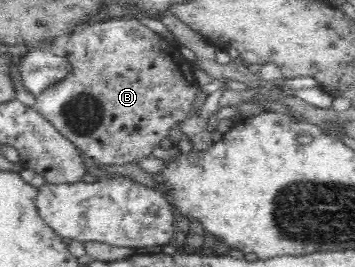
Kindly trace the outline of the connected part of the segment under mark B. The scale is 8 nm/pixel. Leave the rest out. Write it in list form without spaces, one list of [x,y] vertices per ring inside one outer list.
[[[118,18],[110,19],[90,26],[84,26],[74,30],[72,34],[67,37],[65,42],[66,52],[68,52],[68,59],[73,63],[73,71],[69,72],[64,79],[58,81],[56,84],[50,85],[46,90],[42,90],[35,97],[34,109],[42,116],[46,117],[64,137],[70,142],[73,142],[83,156],[91,158],[93,162],[98,162],[100,165],[124,165],[138,163],[145,157],[152,155],[154,148],[160,145],[162,139],[166,139],[171,134],[171,130],[175,125],[185,121],[187,118],[201,119],[197,109],[193,107],[196,94],[198,94],[198,87],[196,77],[194,77],[195,67],[192,62],[186,59],[180,53],[180,46],[172,41],[169,41],[161,33],[154,32],[153,29],[148,28],[136,18]]]

